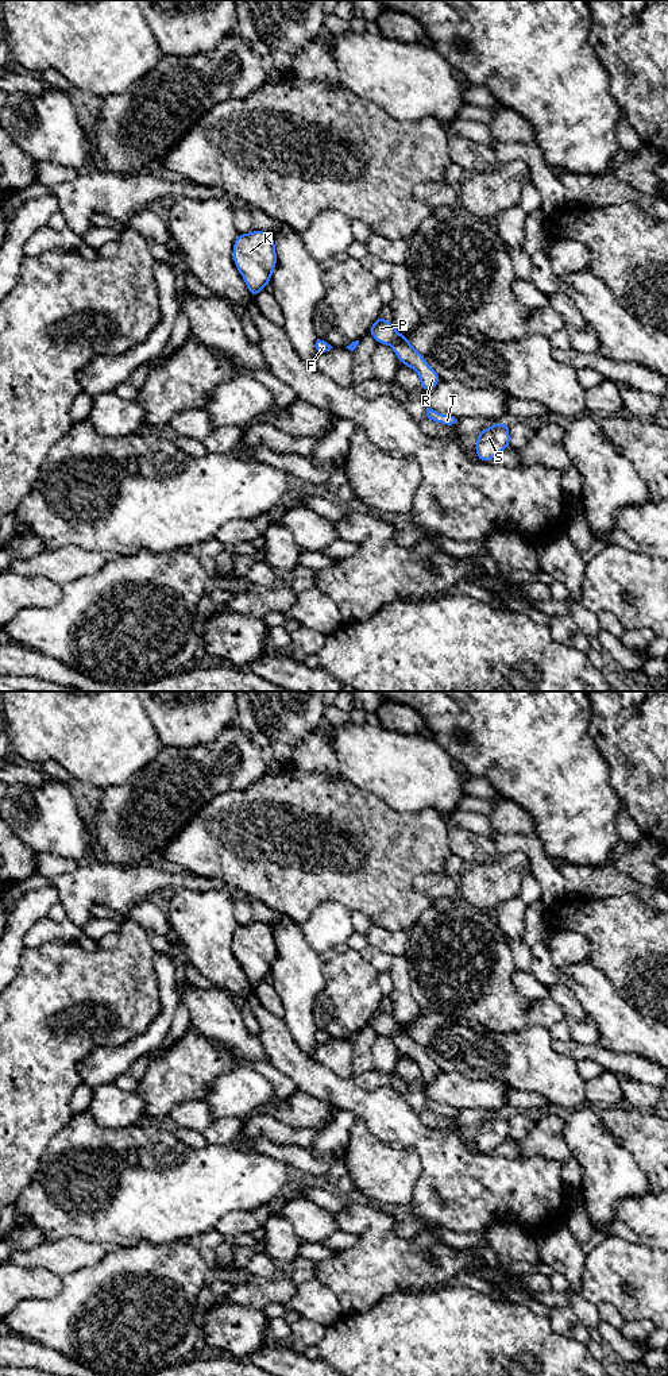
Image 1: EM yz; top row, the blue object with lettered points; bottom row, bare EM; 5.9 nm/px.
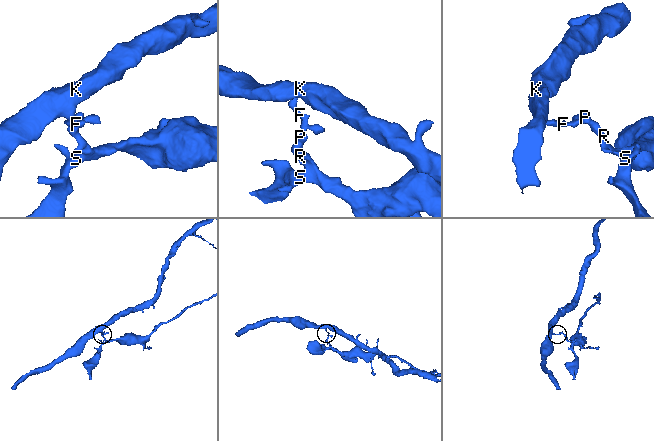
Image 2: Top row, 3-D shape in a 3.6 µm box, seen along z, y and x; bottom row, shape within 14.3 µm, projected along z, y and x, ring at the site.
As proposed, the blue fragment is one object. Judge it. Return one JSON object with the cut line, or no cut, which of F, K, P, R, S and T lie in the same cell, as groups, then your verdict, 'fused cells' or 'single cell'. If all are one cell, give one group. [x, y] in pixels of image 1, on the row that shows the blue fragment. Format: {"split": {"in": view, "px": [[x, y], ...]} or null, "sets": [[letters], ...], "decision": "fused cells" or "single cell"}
{"split": {"in": "yz", "px": [[398, 334], [390, 343]]}, "sets": [["F", "K", "P"], ["R", "S", "T"]], "decision": "fused cells"}

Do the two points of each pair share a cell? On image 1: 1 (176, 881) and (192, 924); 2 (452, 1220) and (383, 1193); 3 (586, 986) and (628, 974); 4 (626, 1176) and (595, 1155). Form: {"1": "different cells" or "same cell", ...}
{"1": "different cells", "2": "different cells", "3": "different cells", "4": "same cell"}

